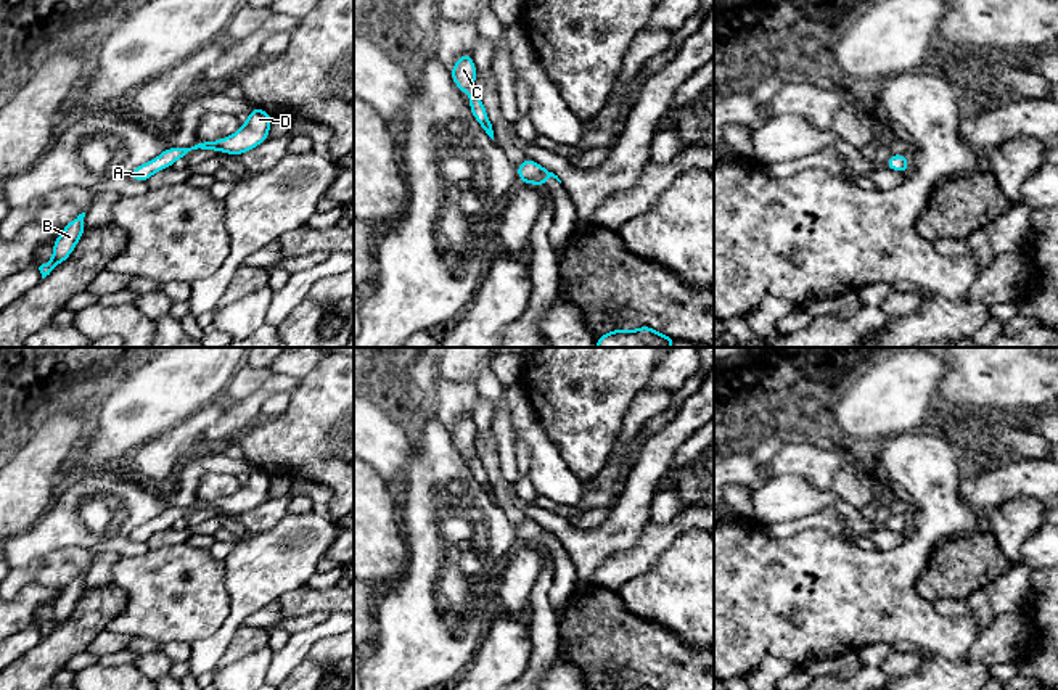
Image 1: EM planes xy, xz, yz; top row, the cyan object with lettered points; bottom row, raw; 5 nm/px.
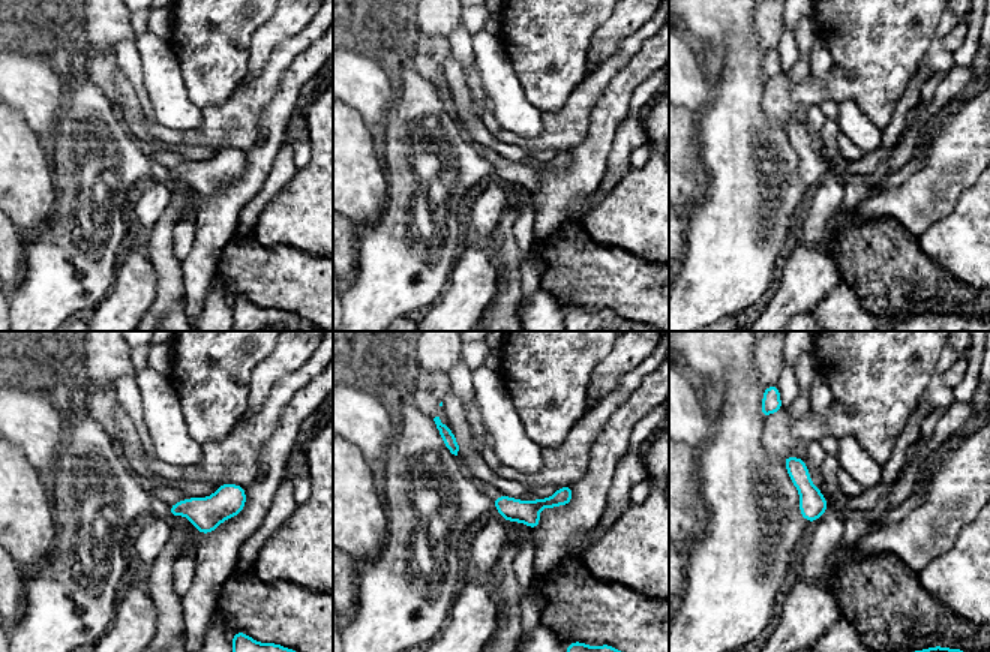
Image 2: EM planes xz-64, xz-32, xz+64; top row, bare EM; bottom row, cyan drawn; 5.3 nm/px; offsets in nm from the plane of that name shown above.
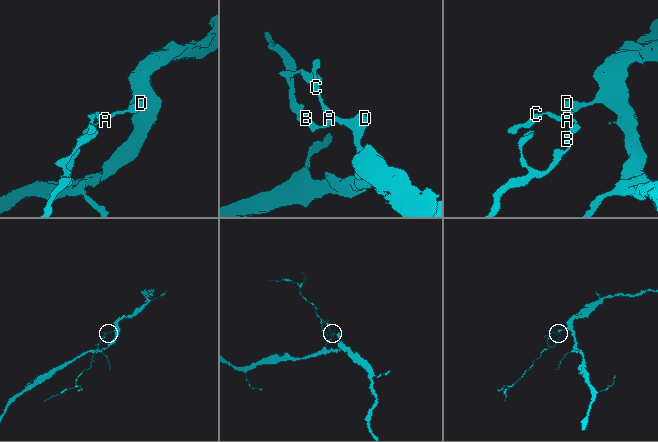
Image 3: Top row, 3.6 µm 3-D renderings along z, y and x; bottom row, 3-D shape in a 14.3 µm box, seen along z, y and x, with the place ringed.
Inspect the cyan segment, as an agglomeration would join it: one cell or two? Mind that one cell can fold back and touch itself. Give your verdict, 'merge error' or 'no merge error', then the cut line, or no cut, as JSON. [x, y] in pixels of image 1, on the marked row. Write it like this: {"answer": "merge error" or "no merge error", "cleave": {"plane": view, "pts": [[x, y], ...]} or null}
{"answer": "no merge error", "cleave": null}

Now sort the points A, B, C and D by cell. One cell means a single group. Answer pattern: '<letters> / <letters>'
A B C D

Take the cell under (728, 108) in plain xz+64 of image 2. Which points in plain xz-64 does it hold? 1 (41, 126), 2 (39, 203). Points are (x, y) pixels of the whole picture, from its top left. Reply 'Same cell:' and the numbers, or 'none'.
Same cell: none

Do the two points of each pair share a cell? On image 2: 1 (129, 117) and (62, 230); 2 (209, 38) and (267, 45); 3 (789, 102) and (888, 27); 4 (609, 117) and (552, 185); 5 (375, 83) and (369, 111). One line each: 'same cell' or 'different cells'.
1: different cells
2: different cells
3: same cell
4: same cell
5: same cell

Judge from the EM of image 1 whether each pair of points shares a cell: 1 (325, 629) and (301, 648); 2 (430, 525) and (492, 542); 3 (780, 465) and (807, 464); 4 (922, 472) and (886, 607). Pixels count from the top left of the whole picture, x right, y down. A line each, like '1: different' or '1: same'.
1: same
2: same
3: same
4: same

